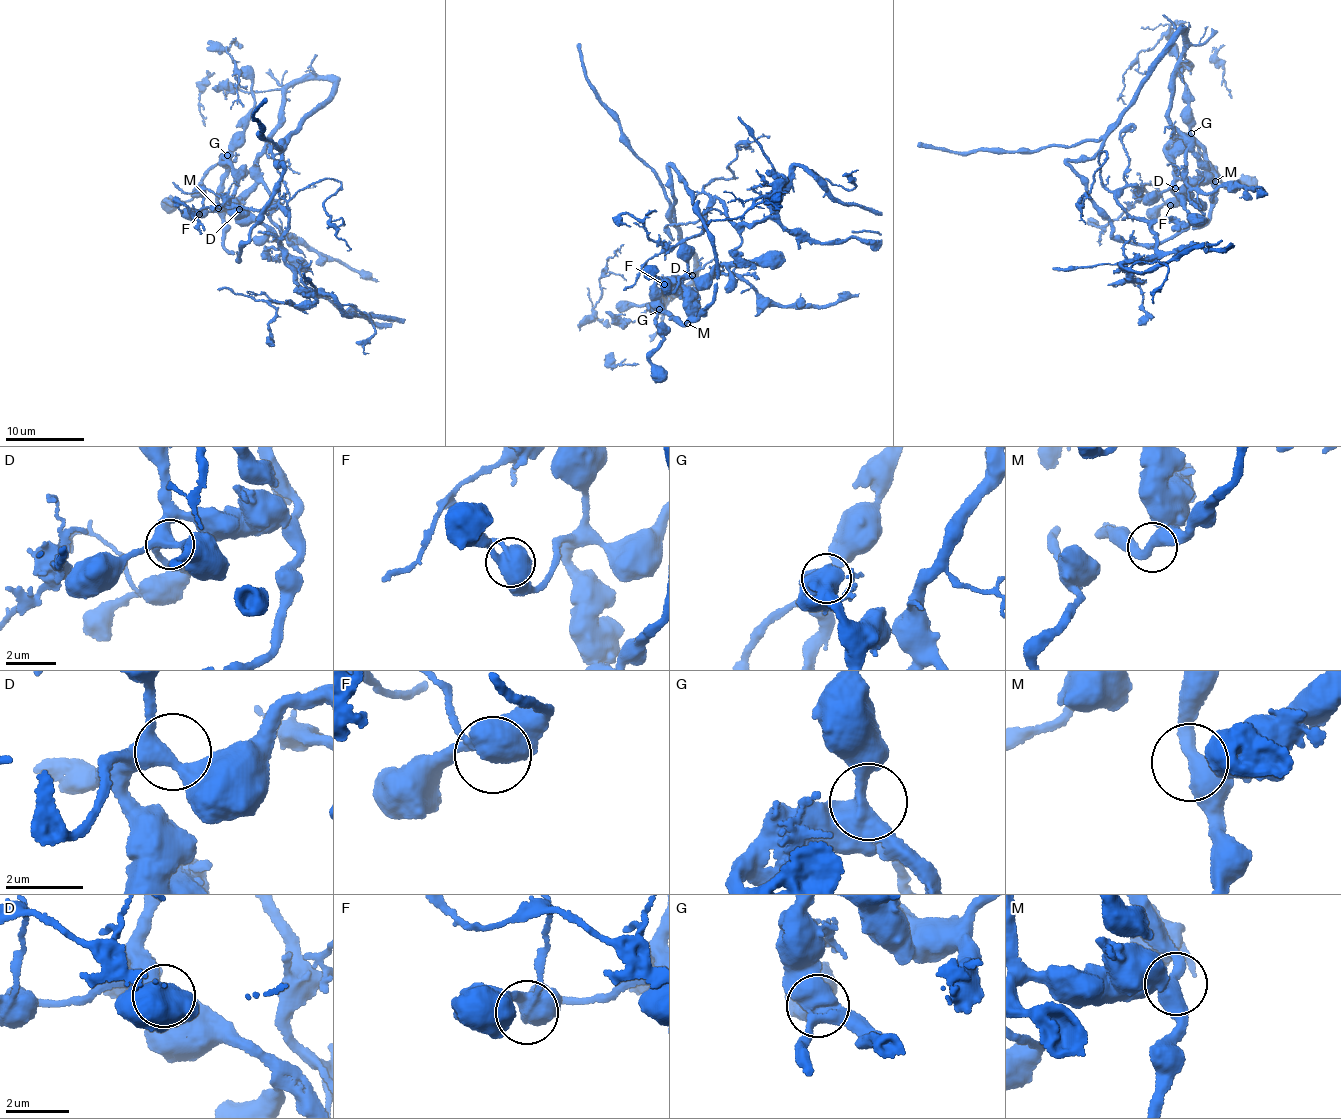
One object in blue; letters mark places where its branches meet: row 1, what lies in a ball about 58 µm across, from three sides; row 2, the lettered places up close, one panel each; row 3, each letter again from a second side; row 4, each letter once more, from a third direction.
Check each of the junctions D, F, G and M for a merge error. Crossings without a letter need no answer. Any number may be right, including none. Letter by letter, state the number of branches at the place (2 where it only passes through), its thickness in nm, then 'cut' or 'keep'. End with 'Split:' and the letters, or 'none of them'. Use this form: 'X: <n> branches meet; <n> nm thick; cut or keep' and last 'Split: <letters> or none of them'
D: 3 branches meet; 380 nm thick; keep
F: 3 branches meet; 480 nm thick; cut
G: 2 branches meet; 600 nm thick; keep
M: 2 branches meet; 440 nm thick; keep
Split: F

